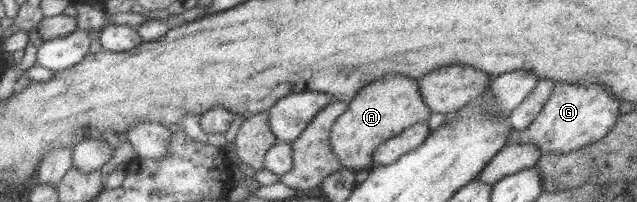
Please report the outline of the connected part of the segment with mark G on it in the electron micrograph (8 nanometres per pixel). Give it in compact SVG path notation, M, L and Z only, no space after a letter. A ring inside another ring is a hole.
M554 82L552 94L545 100L542 110L537 112L525 131L511 131L511 135L507 135L507 144L533 144L541 149L541 154L559 155L576 151L609 133L617 119L619 104L620 101L598 83Z

